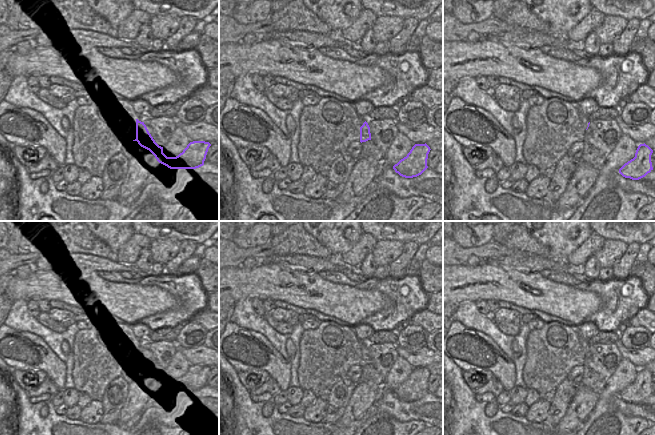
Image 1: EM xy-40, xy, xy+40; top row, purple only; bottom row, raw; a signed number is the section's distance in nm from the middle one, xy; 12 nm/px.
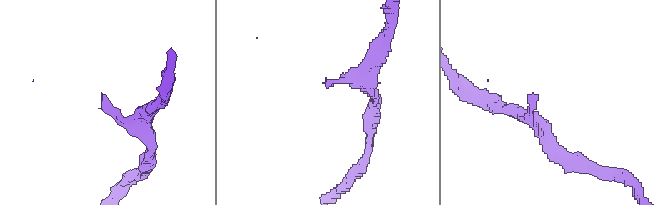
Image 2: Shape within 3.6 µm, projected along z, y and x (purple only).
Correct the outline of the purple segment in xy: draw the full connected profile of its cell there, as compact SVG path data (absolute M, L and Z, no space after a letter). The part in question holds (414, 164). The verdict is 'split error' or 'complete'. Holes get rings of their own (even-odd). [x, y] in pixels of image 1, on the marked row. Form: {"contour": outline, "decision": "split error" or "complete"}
{"contour": "M415 144L406 157L393 166L400 176L413 178L421 175L427 168L430 147L425 144Z", "decision": "complete"}

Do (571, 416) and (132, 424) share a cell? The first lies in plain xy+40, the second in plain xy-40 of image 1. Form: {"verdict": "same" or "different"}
{"verdict": "different"}

